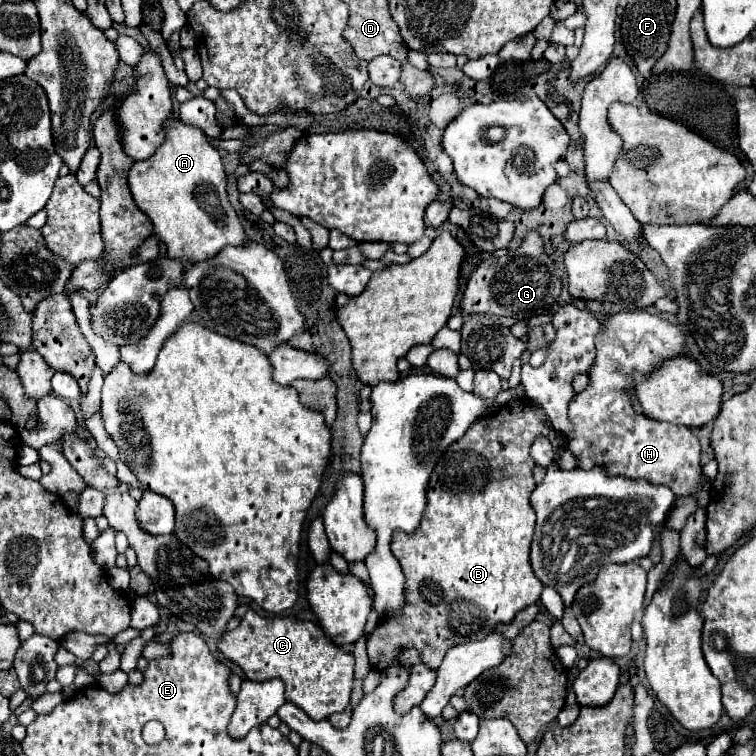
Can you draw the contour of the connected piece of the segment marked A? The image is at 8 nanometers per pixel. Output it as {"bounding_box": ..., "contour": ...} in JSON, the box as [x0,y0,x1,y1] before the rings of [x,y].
{"bounding_box":[127,115,245,265],"contour":[[[177,115],[169,117],[163,123],[163,129],[165,129],[165,141],[161,143],[161,147],[149,159],[133,163],[127,175],[127,183],[137,207],[153,221],[155,233],[167,245],[167,255],[175,259],[185,259],[187,263],[193,265],[197,261],[215,257],[229,243],[241,245],[245,241],[245,231],[239,225],[237,213],[229,205],[225,191],[227,179],[217,149],[209,143],[207,135],[199,127],[183,123]]]}

